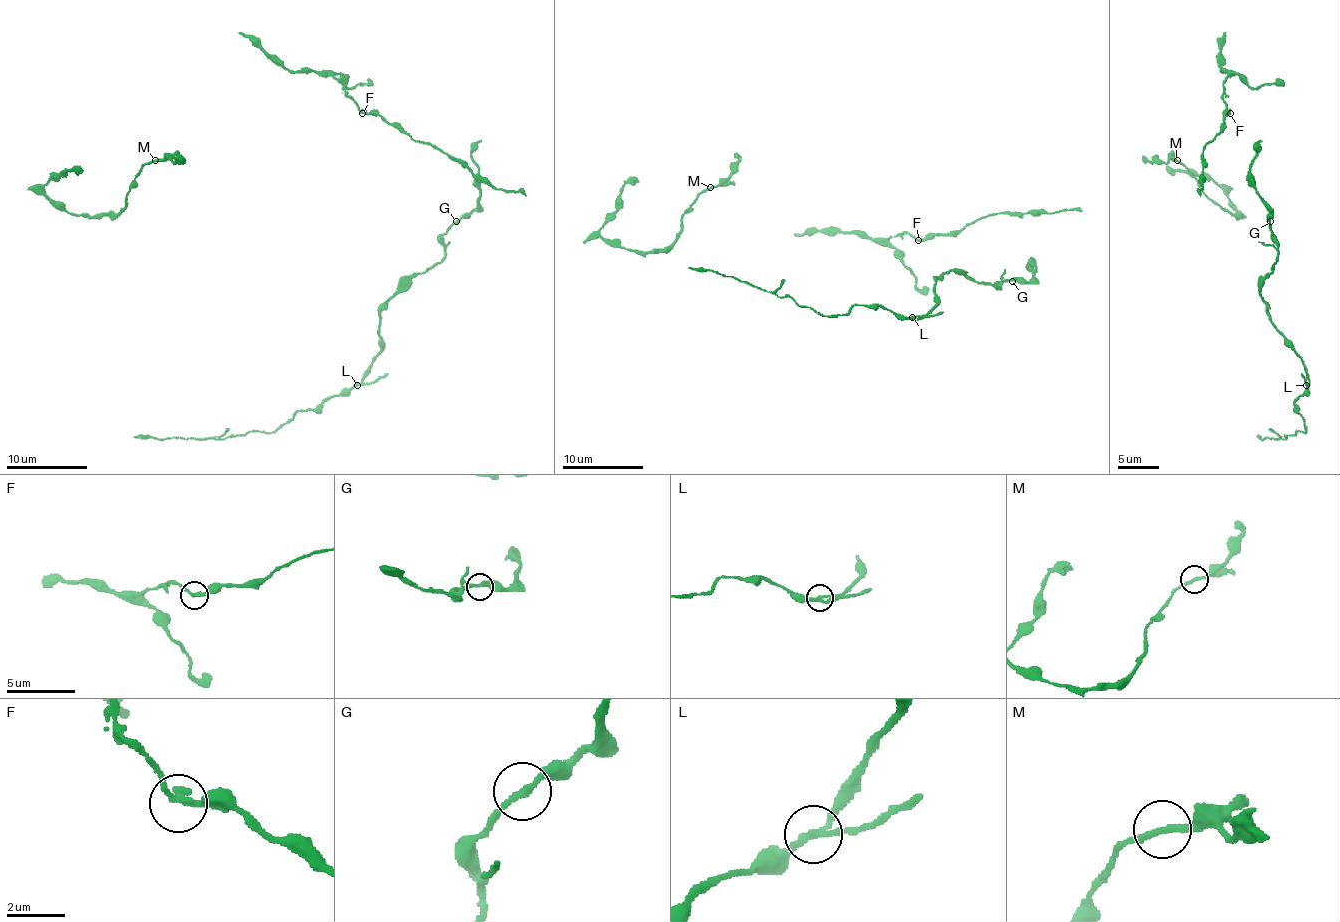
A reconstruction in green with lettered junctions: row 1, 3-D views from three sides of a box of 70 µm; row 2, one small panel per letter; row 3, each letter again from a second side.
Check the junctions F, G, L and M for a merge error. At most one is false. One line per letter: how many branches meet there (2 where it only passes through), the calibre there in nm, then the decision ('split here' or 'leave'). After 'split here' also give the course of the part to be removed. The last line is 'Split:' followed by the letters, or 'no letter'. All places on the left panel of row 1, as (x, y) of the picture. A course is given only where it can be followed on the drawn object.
F: branches 2; calibre 240 nm; leave
G: branches 2; calibre 240 nm; leave
L: branches 3; calibre 200 nm; split here; course (356, 384), (320, 404), (299, 410), (271, 433), (249, 431), (234, 437), (187, 439), (133, 437)
M: branches 2; calibre 220 nm; leave
Split: L

